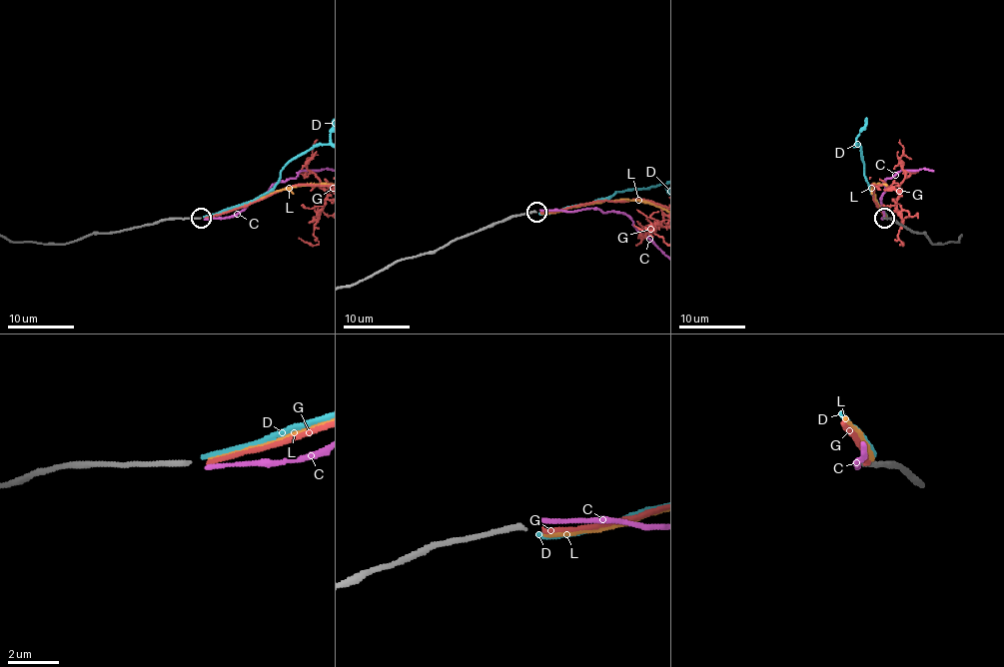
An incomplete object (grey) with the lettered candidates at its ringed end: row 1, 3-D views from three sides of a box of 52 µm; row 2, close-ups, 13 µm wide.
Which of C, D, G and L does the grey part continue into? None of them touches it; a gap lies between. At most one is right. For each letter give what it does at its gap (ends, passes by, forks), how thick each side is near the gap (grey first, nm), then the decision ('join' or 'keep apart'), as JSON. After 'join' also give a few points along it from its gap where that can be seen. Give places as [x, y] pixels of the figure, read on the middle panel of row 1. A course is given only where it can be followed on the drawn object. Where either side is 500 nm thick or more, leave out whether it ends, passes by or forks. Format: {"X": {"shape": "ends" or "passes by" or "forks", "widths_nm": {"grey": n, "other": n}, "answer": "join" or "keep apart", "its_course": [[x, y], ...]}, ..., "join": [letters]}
{"C": {"shape": "ends", "widths_nm": {"grey": 240, "other": 150}, "answer": "keep apart"}, "D": {"shape": "ends", "widths_nm": {"grey": 240, "other": 190}, "answer": "keep apart"}, "G": {"shape": "ends", "widths_nm": {"grey": 240, "other": 180}, "answer": "keep apart"}, "L": {"shape": "ends", "widths_nm": {"grey": 240, "other": 190}, "answer": "keep apart"}, "join": []}

